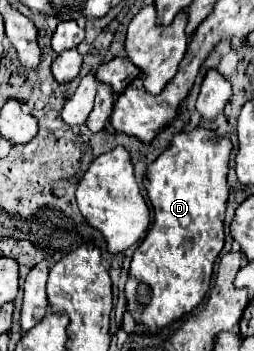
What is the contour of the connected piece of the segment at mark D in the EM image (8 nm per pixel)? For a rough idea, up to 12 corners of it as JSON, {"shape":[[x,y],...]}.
{"shape":[[173,137],[143,179],[153,227],[127,309],[147,335],[191,313],[225,239],[232,143]]}

